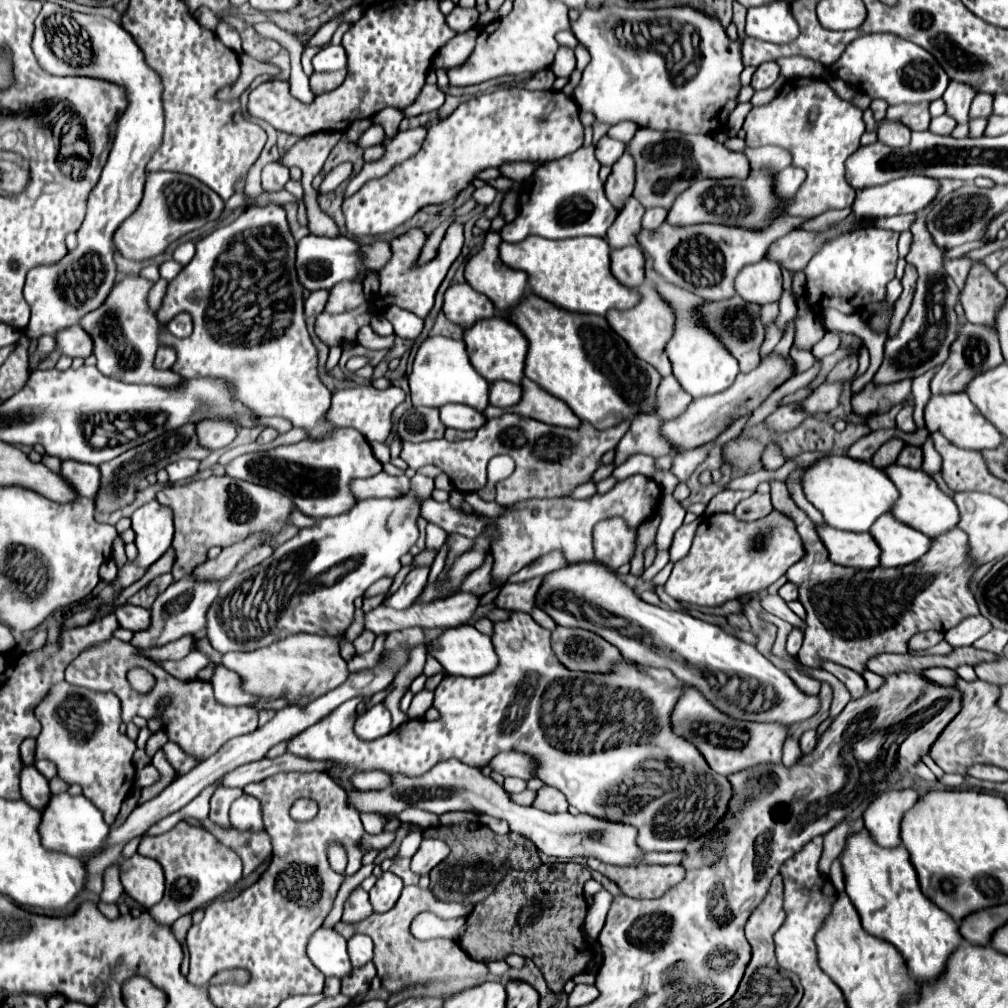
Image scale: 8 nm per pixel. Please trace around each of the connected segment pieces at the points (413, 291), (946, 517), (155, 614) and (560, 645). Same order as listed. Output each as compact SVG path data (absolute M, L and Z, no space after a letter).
M452 224L446 234L444 234L444 240L438 248L436 258L420 268L414 268L414 262L424 246L424 240L426 240L426 234L420 230L420 228L412 228L408 230L406 234L394 238L390 242L392 246L392 260L380 270L380 294L378 294L378 308L384 308L384 306L400 306L404 310L410 310L414 312L418 318L426 318L428 312L432 310L434 306L434 294L438 290L438 286L442 284L448 268L452 266L452 262L460 256L460 250L462 250L462 244L464 244L464 234L462 234L462 224Z
M890 464L888 468L884 468L884 472L886 476L890 476L890 480L900 492L900 498L892 506L892 514L896 516L896 520L920 530L928 538L936 538L940 536L940 532L946 532L958 524L960 516L954 500L948 498L924 470L910 470L898 464Z
M192 576L182 578L178 582L174 582L172 586L168 586L152 604L150 608L150 624L146 630L138 630L134 632L130 644L136 648L154 648L154 646L164 646L168 642L180 640L182 636L192 636L196 632L200 632L206 626L206 610L208 604L216 598L216 588L220 588L218 584L202 584L196 582Z
M556 626L550 642L558 662L568 670L604 674L610 672L612 666L622 660L622 654L616 646L608 644L598 634L592 634L582 628Z

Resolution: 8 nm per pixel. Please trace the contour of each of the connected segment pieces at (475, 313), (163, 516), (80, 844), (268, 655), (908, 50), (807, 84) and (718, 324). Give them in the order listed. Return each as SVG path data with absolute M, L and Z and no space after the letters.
M462 282L446 290L444 314L448 316L448 320L460 324L462 328L468 328L480 318L494 316L496 308L484 294L478 294L466 282Z
M152 500L132 514L132 530L136 532L138 558L136 566L152 566L172 544L173 512L158 500Z
M68 792L52 794L44 812L40 814L42 816L40 816L38 828L40 828L40 840L44 848L64 852L76 858L98 852L110 832L110 826L104 824L102 812L84 796L70 796Z
M358 610L354 624L344 636L288 636L286 640L254 652L228 652L224 654L224 666L240 676L242 688L248 694L272 700L284 698L290 706L304 708L308 700L316 700L346 682L350 672L346 660L340 656L338 642L340 638L354 640L364 630L364 616L362 610Z
M864 34L856 38L832 64L832 70L838 78L868 94L872 100L882 99L888 104L932 102L942 98L948 86L948 76L934 56L914 42L898 38L896 34Z
M792 78L784 84L782 92L768 104L764 106L754 106L746 120L744 120L744 130L746 130L746 144L750 148L774 144L782 146L788 152L792 152L792 164L798 168L804 168L808 172L804 184L792 198L786 214L790 216L804 216L804 218L814 218L824 214L826 210L832 208L848 208L854 202L854 188L848 186L844 178L844 162L846 158L858 150L860 146L860 136L864 134L864 122L862 122L862 110L854 108L850 102L842 100L824 80L818 78Z
M738 296L722 302L706 302L702 308L704 322L708 328L724 342L724 346L730 350L730 354L740 362L740 372L750 372L760 364L760 346L764 342L764 324L760 322L760 306L748 304L740 300Z

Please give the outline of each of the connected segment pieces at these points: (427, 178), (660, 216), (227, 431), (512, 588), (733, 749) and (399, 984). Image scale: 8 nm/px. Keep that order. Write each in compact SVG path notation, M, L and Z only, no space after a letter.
M510 88L510 90L496 90L492 94L478 96L474 100L468 100L460 104L452 116L446 120L434 120L428 124L428 136L422 146L422 150L392 168L386 176L366 182L356 194L348 196L342 204L342 212L346 216L346 228L354 236L378 236L384 232L394 230L408 218L412 218L422 206L426 204L442 204L450 202L458 196L462 188L466 188L474 174L490 168L490 166L502 166L506 162L550 162L556 158L562 158L566 154L576 152L582 146L582 124L578 118L580 110L576 102L566 96L564 92L556 90L524 90L524 88Z
M650 208L646 210L644 214L644 220L642 220L642 228L646 230L656 230L664 220L666 220L666 210L664 208Z
M204 420L196 424L196 436L202 448L220 450L236 438L236 426L230 420Z
M532 578L520 584L502 584L494 604L496 608L504 608L504 610L522 610L522 612L532 612L534 608L534 594L536 588L540 588L540 580L542 578Z
M692 686L682 688L682 694L670 714L670 724L672 730L692 742L706 758L708 766L722 776L730 776L756 764L782 760L782 744L786 740L786 728L782 724L730 718L728 714L708 704L708 700L704 700L704 696L700 696L700 692L696 692Z
M406 886L392 910L388 910L384 914L374 912L372 916L368 916L368 920L360 920L356 924L348 924L348 922L340 920L334 928L344 938L350 938L358 932L370 936L376 946L374 962L376 962L378 976L382 978L382 984L388 988L388 992L398 992L410 984L424 984L430 980L448 980L448 978L468 978L468 976L478 978L478 976L488 974L488 968L484 964L472 960L454 940L444 940L444 938L416 940L410 934L410 922L420 912L434 912L442 918L466 918L470 910L472 910L470 904L442 902L442 900L436 900L430 890L422 892L418 886Z

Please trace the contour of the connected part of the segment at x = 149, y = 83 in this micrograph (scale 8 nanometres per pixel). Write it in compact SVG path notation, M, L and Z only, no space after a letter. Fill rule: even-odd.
M46 2L36 18L34 36L36 38L32 48L38 64L46 72L54 76L102 78L124 86L128 92L128 110L118 122L112 152L98 184L92 188L88 198L88 212L78 232L78 248L68 252L64 260L54 266L38 266L28 270L24 298L32 308L32 318L26 328L26 334L38 338L42 334L58 334L60 330L78 324L88 312L100 308L108 298L116 278L116 264L112 258L112 234L138 208L142 200L146 164L162 144L164 110L162 84L158 74L148 68L140 48L120 24L104 16L70 12L60 8L58 4ZM78 36L86 36L88 40L82 40Z

